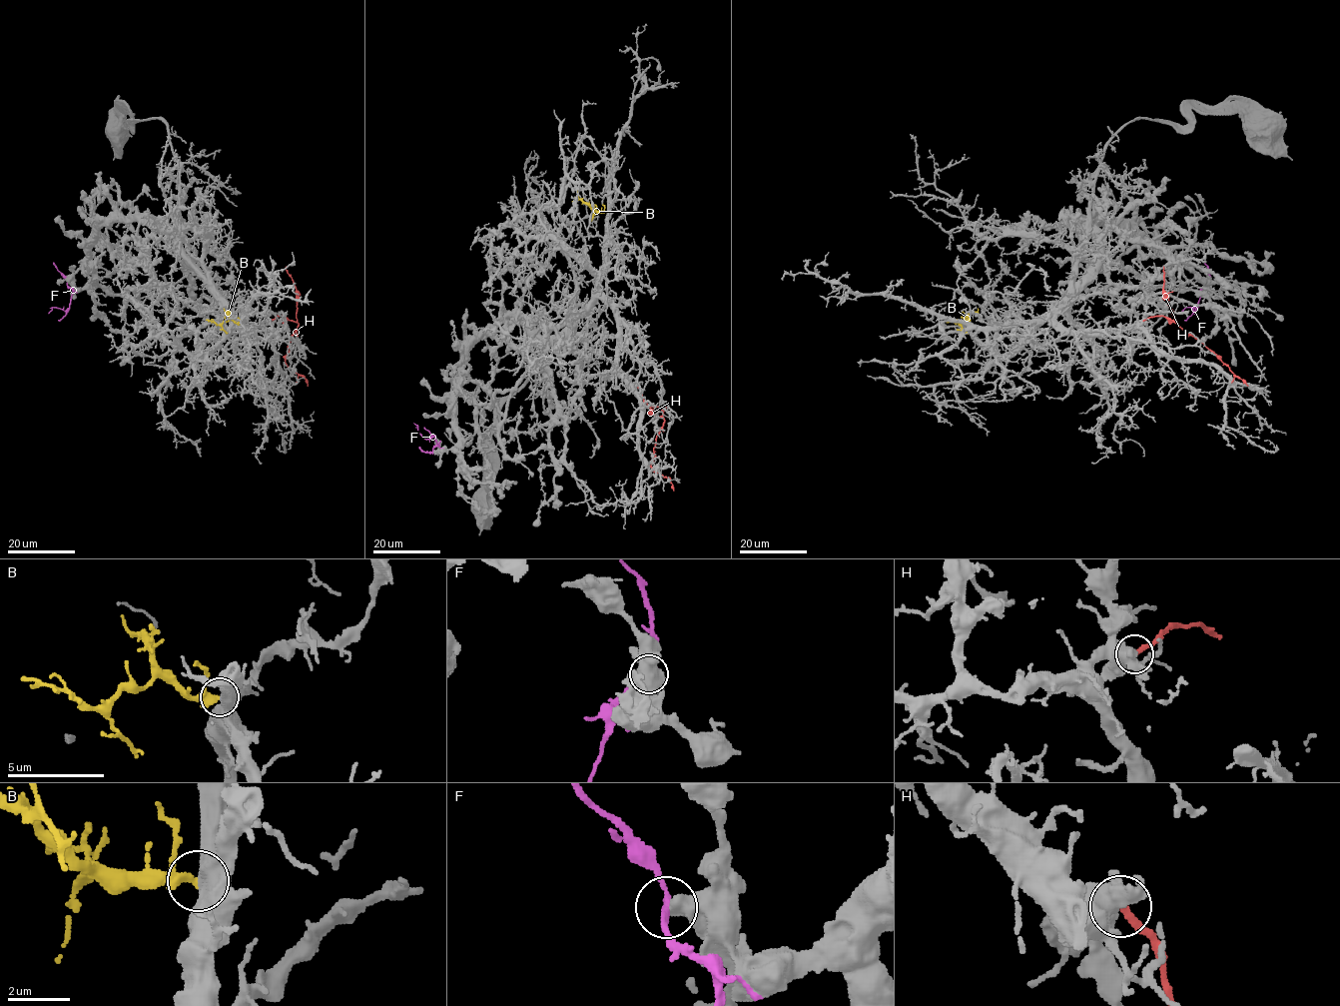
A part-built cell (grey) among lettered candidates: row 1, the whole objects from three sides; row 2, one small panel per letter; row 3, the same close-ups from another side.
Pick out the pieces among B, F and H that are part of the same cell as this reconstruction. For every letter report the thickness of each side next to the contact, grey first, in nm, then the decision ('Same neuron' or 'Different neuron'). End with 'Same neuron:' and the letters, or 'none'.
B: Thickness 550 nm (grey) against 240 nm. Same neuron
F: Thickness 700 nm (grey) against 200 nm. Different neuron
H: Thickness 600 nm (grey) against 240 nm. Different neuron
Same neuron: B

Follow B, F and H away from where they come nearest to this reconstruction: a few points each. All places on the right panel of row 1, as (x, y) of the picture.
B: (970, 323), (968, 319), (961, 325), (947, 323)
F: (1208, 283), (1196, 308), (1185, 308), (1180, 314)
H: (1143, 321), (1163, 316), (1177, 324), (1248, 386)

